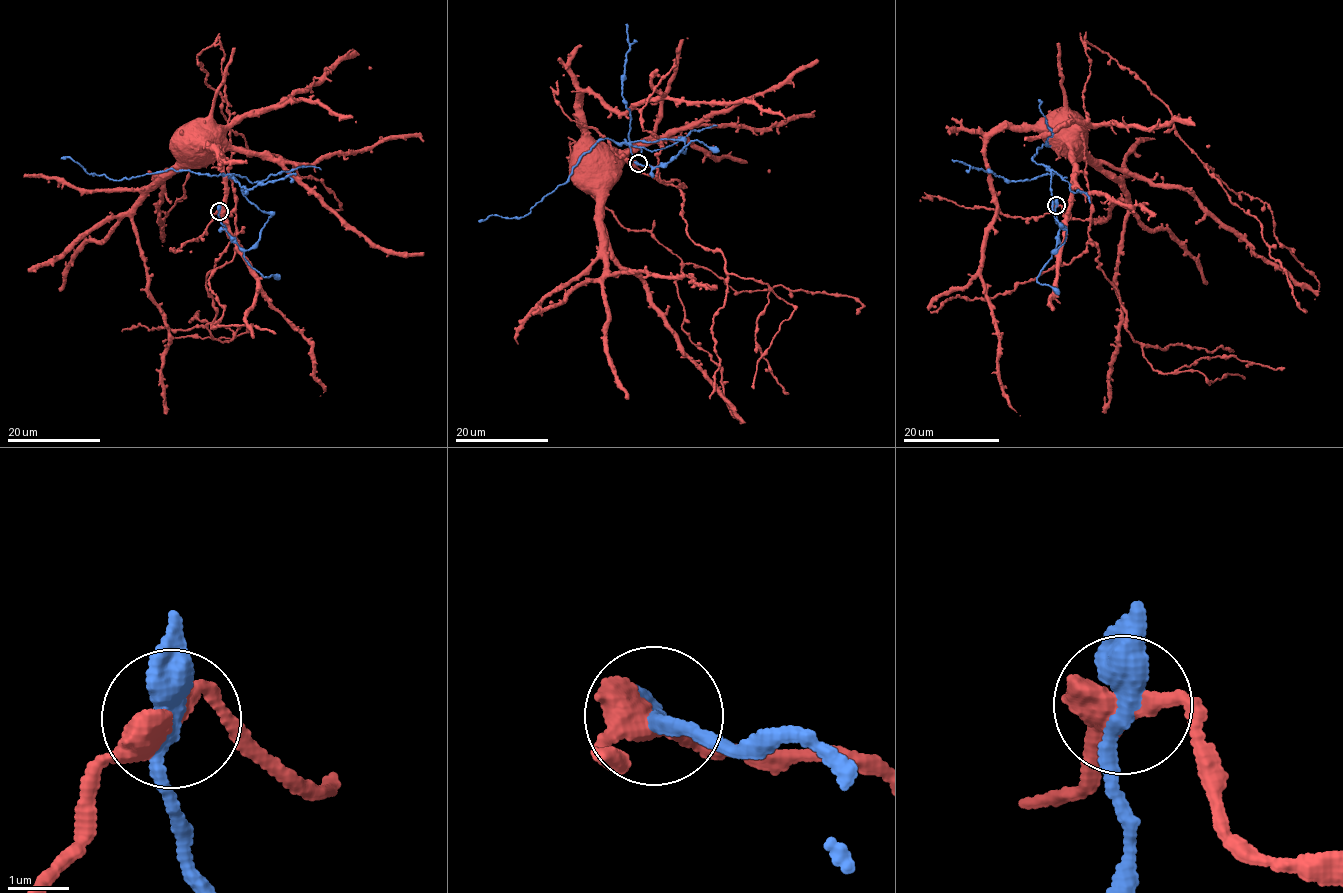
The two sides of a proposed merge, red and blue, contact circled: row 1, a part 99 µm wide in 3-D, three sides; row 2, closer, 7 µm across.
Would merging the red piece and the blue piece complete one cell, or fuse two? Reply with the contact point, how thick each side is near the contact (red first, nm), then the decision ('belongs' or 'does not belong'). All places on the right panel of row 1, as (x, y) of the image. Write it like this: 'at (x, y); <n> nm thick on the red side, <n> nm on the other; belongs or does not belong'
at (1056, 205); 440 nm thick on the red side, 380 nm on the other; does not belong

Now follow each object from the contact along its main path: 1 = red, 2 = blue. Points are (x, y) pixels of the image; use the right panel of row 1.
1: (1056, 205), (1060, 206), (1067, 218), (1083, 220), (1092, 213), (1080, 131), (1057, 114)
2: (1056, 205), (1054, 253), (1067, 232), (1052, 212), (1049, 169), (1031, 159), (1049, 146), (1052, 133), (1039, 100)

